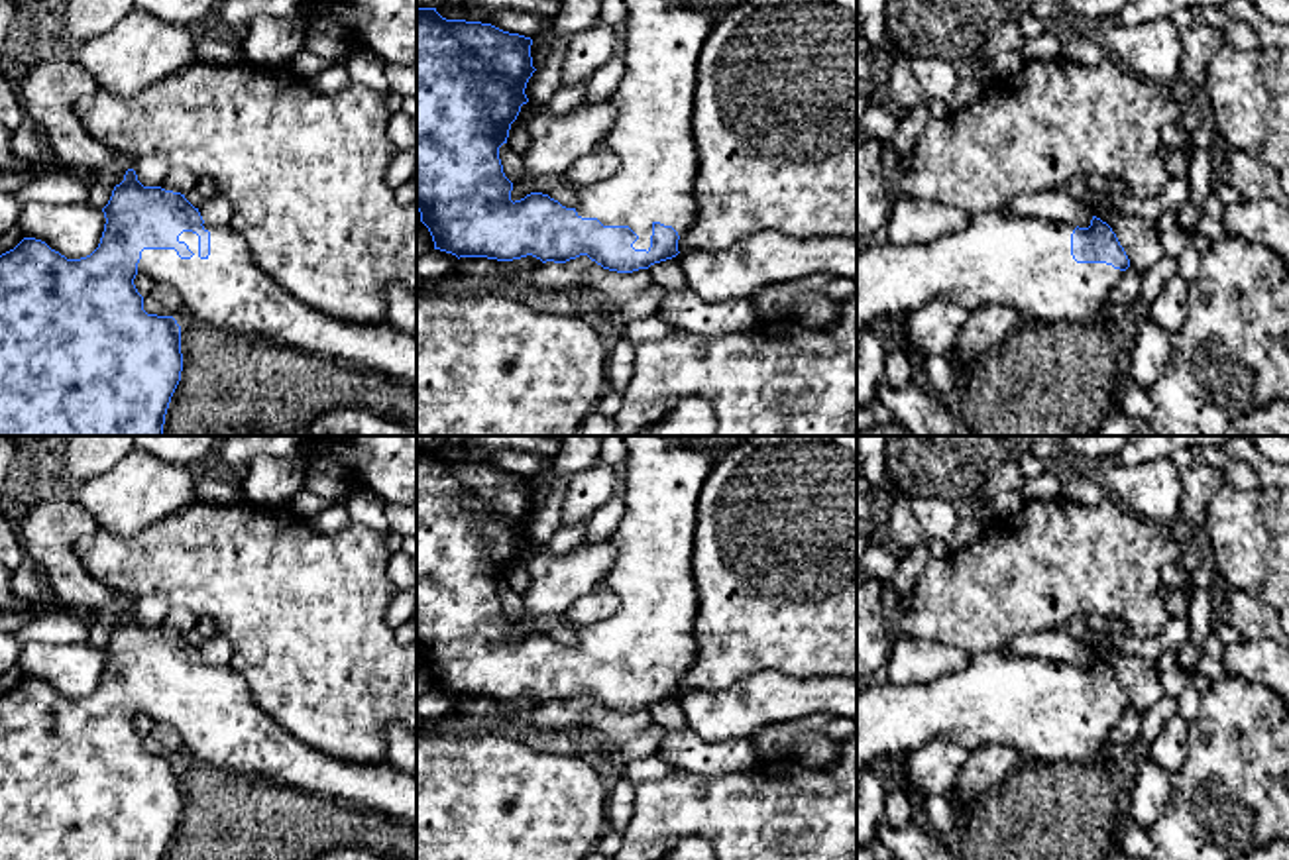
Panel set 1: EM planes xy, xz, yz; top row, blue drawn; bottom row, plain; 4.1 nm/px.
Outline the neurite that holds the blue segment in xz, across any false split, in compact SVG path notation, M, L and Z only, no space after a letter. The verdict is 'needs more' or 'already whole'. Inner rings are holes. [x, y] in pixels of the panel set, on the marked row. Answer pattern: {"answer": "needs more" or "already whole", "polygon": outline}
{"answer": "needs more", "polygon": "M623 0L627 4L625 18L625 77L619 88L613 92L613 102L617 106L617 118L613 128L609 130L605 141L619 157L619 171L591 187L580 190L580 202L576 208L566 208L558 200L550 198L542 192L531 192L521 200L511 200L513 183L505 177L503 165L499 159L499 147L507 143L511 124L517 120L521 106L529 102L525 88L532 73L531 45L532 39L503 31L491 24L481 22L466 22L466 20L446 20L436 8L419 8L417 6L417 210L420 212L420 222L428 228L434 249L446 251L460 257L487 257L497 261L513 261L527 255L540 259L542 263L566 263L580 255L588 255L591 261L601 265L603 269L617 273L633 273L639 269L648 269L654 263L676 257L678 253L686 253L686 245L682 242L684 232L698 220L698 202L696 202L696 177L698 177L698 149L692 130L692 108L694 108L694 92L698 82L698 59L705 39L709 37L715 22L703 10L698 10L688 0Z"}

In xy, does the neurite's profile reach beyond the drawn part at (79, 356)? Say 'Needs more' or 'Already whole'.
Needs more

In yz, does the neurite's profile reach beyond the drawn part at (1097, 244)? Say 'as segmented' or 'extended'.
extended

